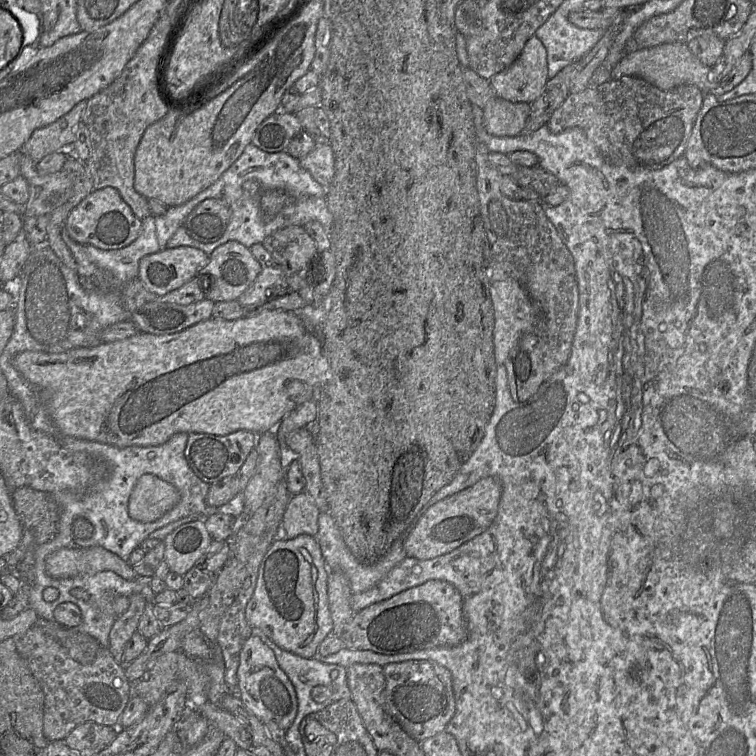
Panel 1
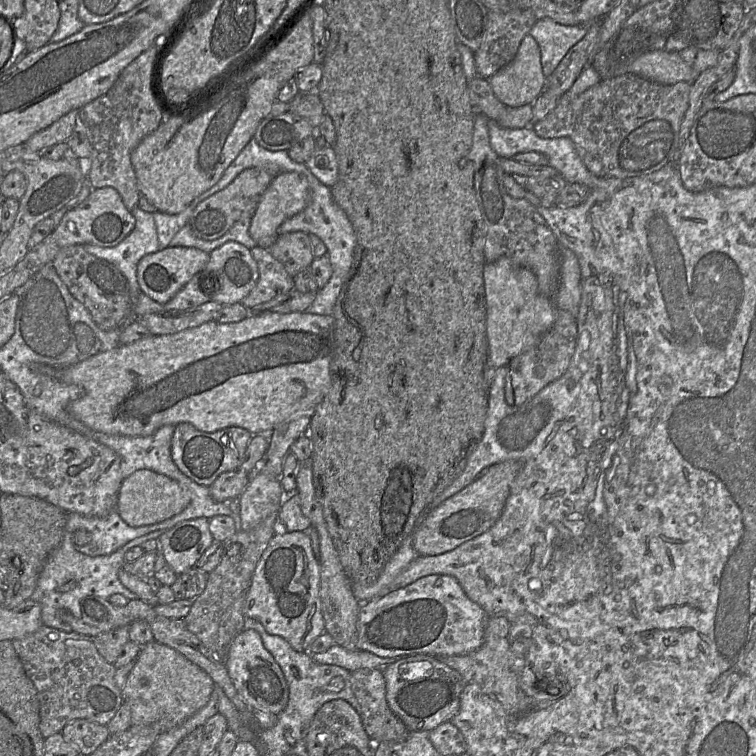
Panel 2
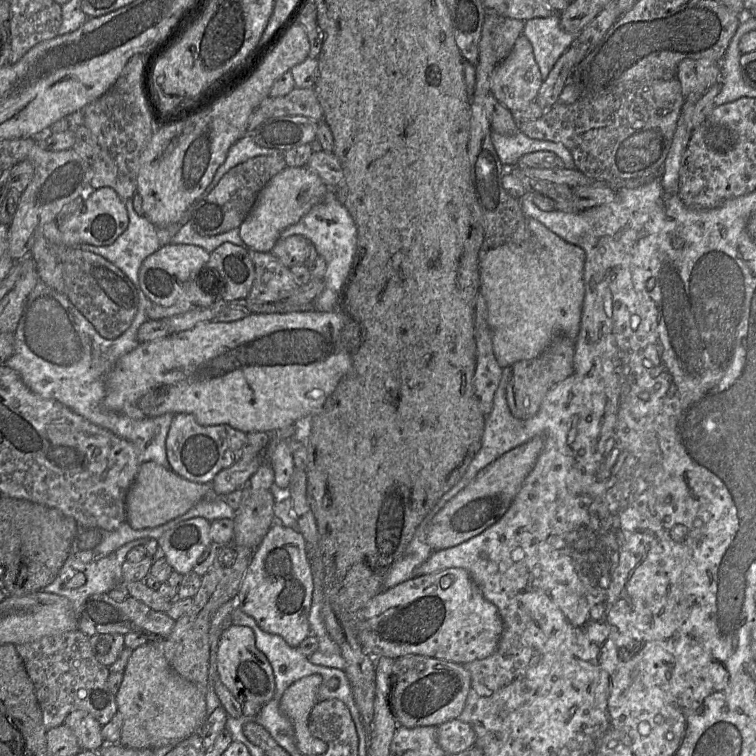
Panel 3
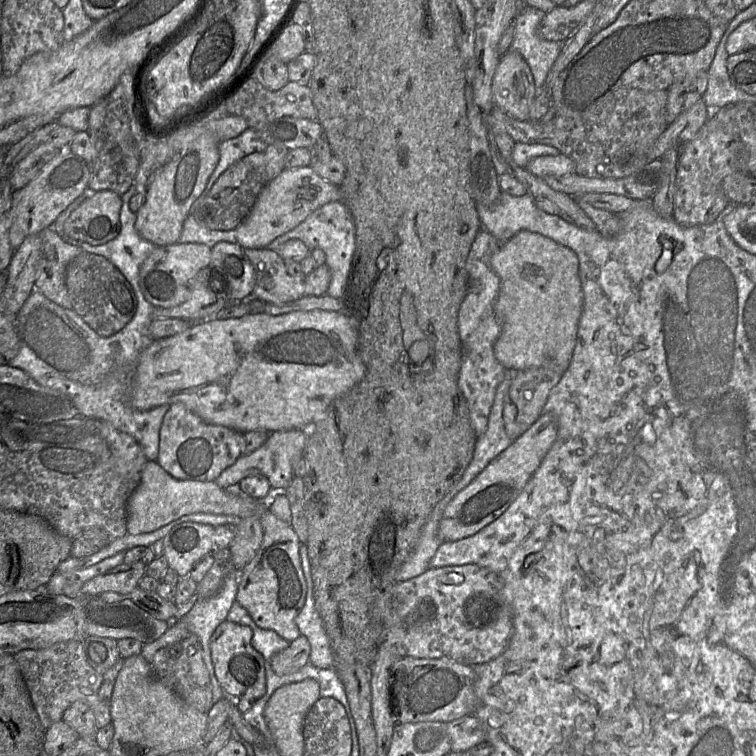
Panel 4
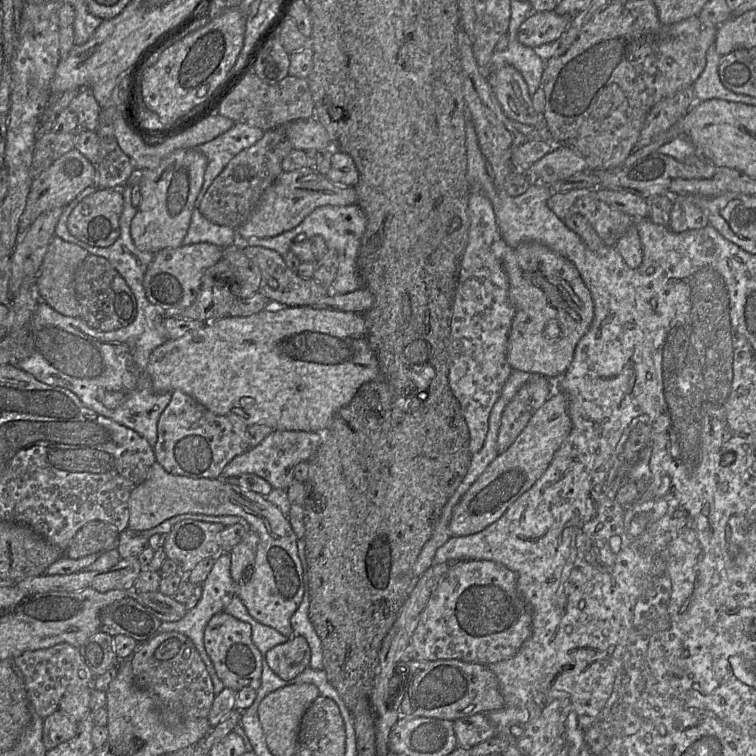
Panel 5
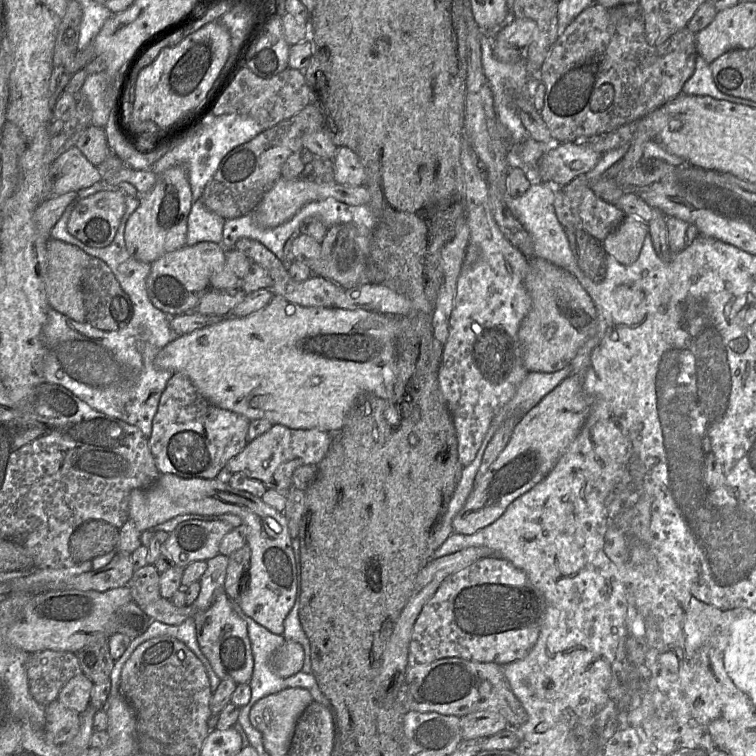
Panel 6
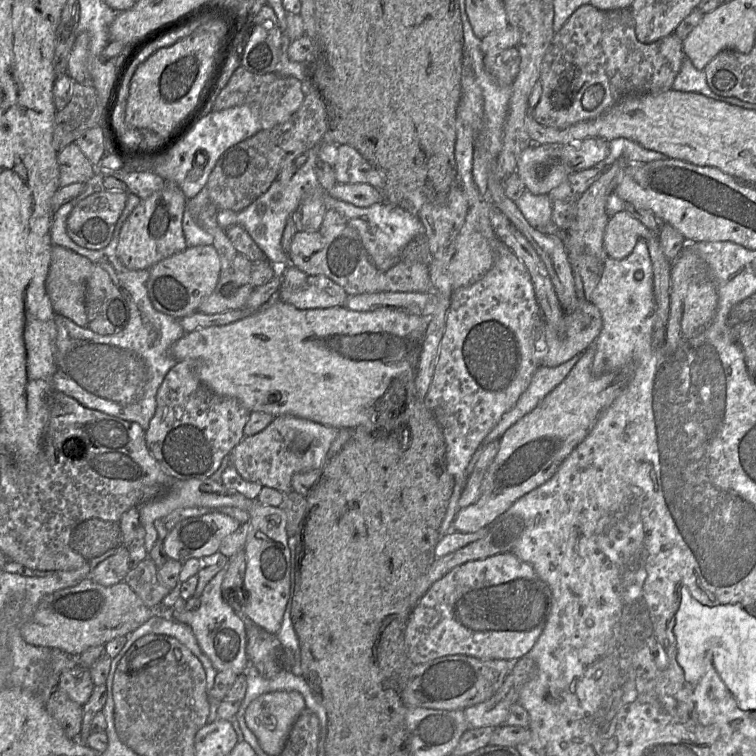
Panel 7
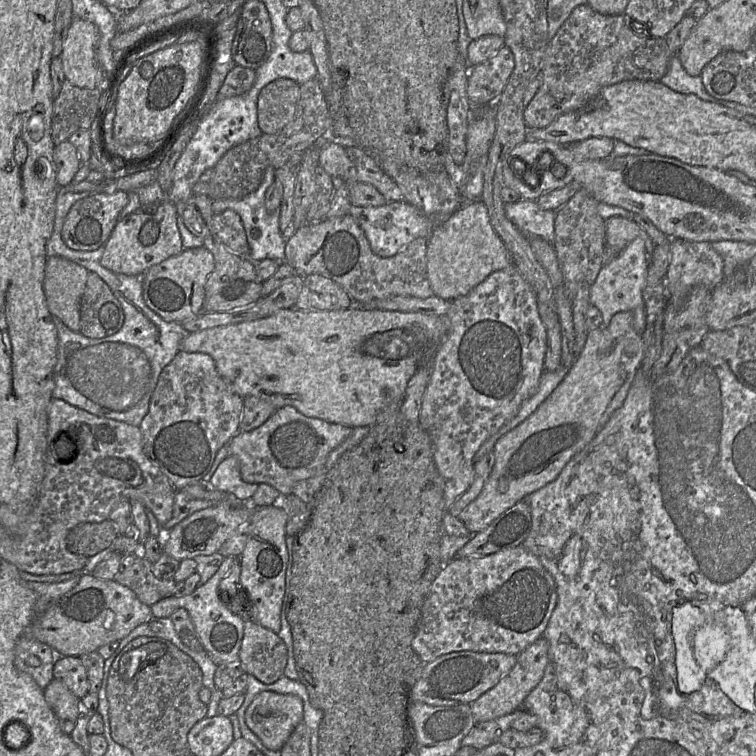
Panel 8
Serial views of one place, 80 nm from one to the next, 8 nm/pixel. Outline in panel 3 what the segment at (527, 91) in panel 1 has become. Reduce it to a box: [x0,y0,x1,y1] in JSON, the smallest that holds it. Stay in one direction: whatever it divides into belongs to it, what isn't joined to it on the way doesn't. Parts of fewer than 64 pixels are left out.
[491,35,542,113]

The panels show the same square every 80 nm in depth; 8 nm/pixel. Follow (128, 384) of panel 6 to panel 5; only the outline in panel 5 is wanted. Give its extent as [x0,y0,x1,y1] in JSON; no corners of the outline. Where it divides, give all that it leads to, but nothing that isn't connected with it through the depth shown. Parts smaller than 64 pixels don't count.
[16,185,171,448]

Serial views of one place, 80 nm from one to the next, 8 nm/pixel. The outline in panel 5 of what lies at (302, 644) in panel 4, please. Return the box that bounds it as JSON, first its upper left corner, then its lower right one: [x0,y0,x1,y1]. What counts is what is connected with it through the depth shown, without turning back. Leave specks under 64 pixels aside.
[266,636,310,680]

